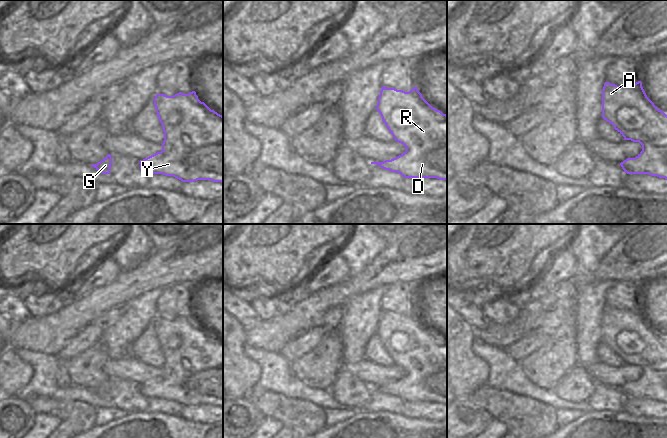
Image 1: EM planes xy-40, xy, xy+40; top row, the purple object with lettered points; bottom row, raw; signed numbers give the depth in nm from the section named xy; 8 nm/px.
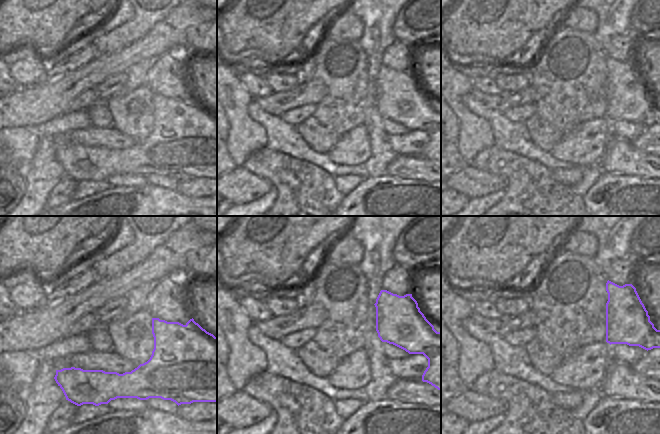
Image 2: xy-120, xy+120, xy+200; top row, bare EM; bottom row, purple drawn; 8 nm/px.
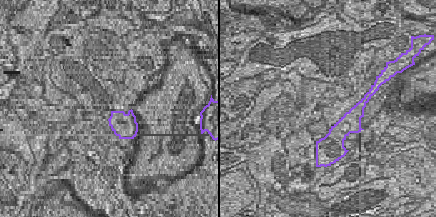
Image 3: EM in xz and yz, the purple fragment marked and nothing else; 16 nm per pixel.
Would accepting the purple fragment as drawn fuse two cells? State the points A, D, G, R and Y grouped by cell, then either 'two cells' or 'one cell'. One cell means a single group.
A / D G R Y; two cells

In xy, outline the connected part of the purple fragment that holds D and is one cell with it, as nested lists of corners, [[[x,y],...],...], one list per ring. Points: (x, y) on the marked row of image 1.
[[[426,102],[420,109],[399,104],[392,110],[392,122],[386,127],[394,140],[403,144],[406,151],[383,162],[371,162],[385,170],[397,172],[404,178],[437,178],[447,180],[447,115]]]

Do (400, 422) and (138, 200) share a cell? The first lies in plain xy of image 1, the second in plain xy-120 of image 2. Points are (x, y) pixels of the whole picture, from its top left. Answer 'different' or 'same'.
same

